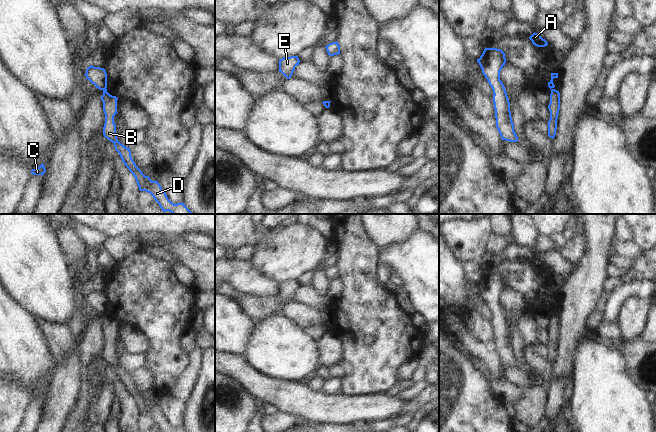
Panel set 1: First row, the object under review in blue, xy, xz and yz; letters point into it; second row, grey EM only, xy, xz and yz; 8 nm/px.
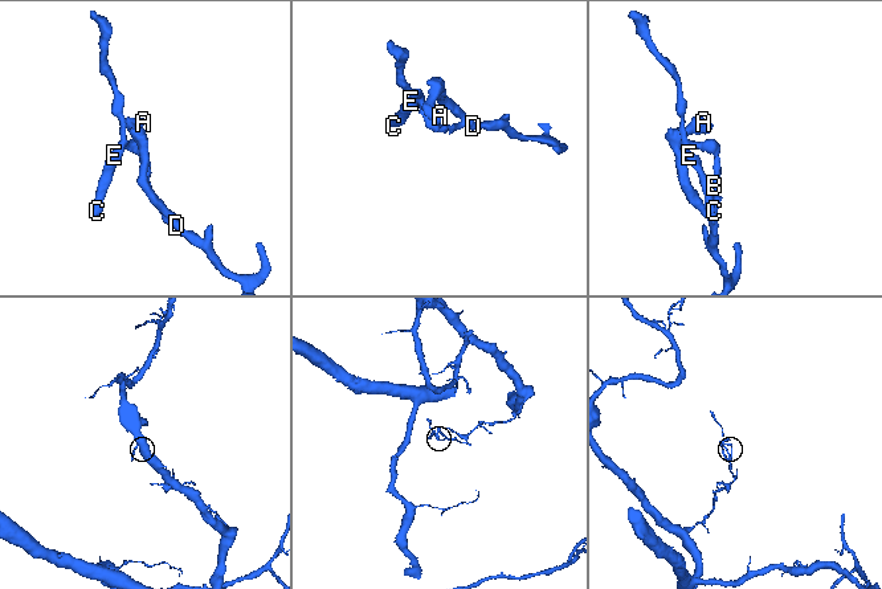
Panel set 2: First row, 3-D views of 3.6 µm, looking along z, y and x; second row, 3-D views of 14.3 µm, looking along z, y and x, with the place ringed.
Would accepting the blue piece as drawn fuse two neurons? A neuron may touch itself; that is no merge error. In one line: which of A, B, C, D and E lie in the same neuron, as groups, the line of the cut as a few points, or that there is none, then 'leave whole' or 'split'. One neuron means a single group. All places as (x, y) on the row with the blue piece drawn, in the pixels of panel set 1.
groups A B D / C E; cut xy (105, 88), (103, 90); split

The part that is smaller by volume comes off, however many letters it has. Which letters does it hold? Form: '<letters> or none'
C, E

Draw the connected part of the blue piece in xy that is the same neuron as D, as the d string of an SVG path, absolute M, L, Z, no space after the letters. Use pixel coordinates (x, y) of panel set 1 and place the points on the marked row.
M105 89L103 90L101 100L103 102L103 111L105 114L103 135L114 144L115 150L119 153L123 163L135 177L139 190L150 193L163 212L169 211L172 214L193 214L184 203L172 203L168 199L166 193L162 190L161 185L157 182L157 180L152 181L149 176L145 176L136 166L131 157L130 148L125 147L118 141L116 135L116 125L114 123L114 116L118 113L118 98L110 95L107 92L107 89Z

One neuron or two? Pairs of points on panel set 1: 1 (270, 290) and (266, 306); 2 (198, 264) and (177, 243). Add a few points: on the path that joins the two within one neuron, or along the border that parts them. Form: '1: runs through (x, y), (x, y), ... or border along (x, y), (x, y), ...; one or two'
1: border along (246, 293), (252, 296), (276, 297); two
2: runs through (193, 259), (182, 248); one

